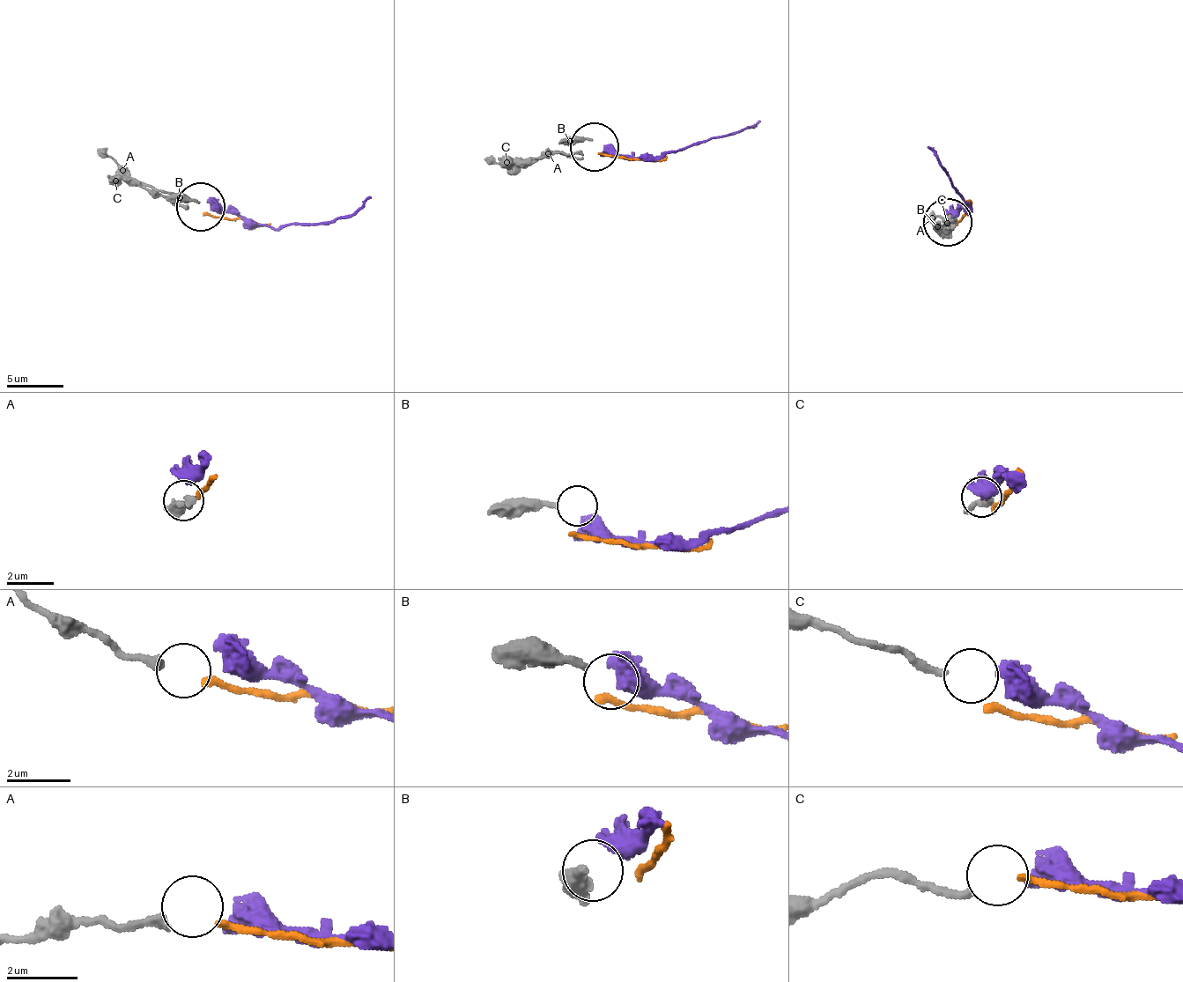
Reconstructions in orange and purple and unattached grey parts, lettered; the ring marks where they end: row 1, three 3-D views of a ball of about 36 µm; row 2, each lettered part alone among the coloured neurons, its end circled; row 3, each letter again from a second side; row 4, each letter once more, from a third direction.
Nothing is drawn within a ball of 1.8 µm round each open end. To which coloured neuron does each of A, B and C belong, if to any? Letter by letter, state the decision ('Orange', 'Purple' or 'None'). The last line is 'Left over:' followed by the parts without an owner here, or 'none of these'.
A: Orange
B: None
C: Purple
Left over: B

